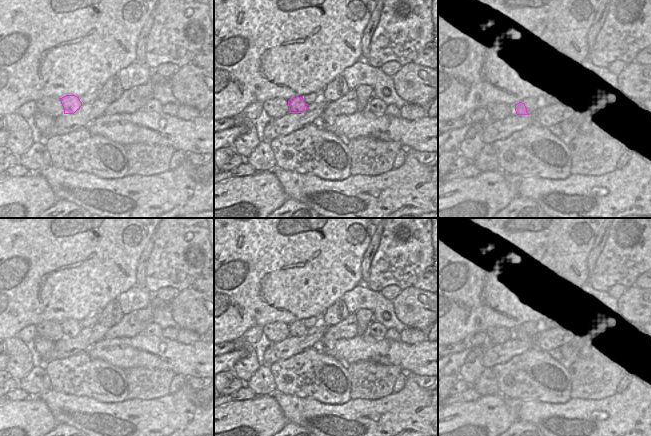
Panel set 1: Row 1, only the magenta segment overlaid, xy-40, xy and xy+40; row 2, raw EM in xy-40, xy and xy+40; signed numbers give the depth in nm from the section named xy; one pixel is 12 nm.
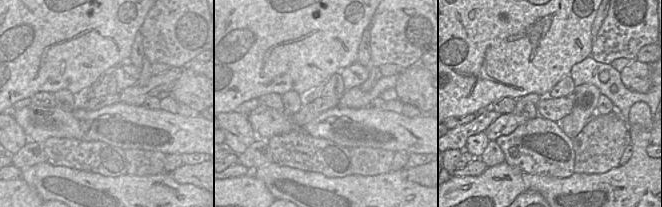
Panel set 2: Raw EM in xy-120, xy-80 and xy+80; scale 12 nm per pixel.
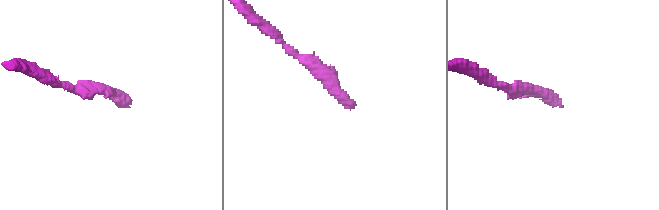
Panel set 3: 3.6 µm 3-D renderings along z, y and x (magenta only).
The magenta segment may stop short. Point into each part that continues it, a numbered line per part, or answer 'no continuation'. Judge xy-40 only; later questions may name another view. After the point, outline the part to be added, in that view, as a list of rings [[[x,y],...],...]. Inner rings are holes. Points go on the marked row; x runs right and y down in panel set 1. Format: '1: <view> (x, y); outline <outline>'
no continuation

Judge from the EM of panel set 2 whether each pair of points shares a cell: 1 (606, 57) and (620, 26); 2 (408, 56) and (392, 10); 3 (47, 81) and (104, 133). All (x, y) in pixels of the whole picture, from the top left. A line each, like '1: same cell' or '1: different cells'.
1: same cell
2: same cell
3: different cells

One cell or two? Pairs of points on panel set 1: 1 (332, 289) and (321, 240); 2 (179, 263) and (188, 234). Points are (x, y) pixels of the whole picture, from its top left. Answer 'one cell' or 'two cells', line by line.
1: one cell
2: one cell

